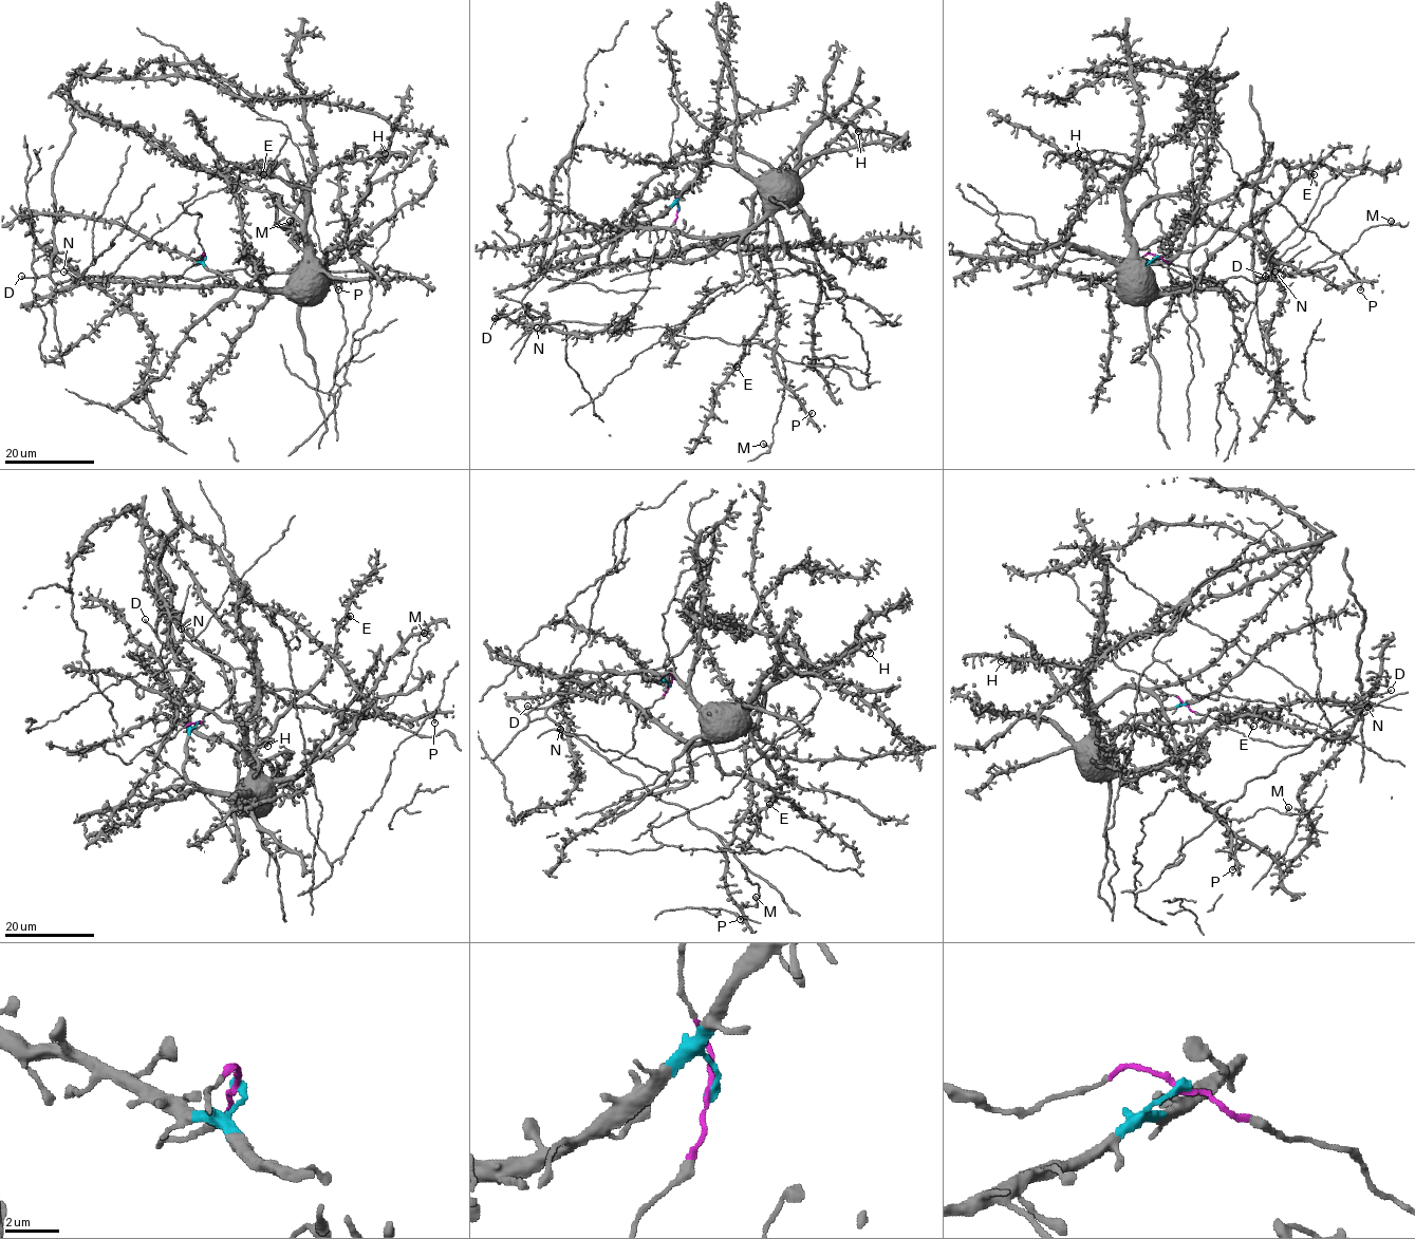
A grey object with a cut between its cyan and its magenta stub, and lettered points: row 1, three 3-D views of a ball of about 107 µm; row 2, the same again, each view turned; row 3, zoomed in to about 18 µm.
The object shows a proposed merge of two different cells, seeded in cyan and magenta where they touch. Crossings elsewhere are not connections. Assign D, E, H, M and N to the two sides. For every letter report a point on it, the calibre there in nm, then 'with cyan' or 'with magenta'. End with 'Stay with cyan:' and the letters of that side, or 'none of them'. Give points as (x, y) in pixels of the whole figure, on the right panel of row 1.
D: at (1265, 276); 190 nm thick; with magenta
E: at (1314, 174); 440 nm thick; with cyan
H: at (1078, 153); 500 nm thick; with cyan
M: at (1391, 221); 440 nm thick; with magenta
N: at (1274, 271); 100 nm thick; with magenta
Stay with cyan: E, H

